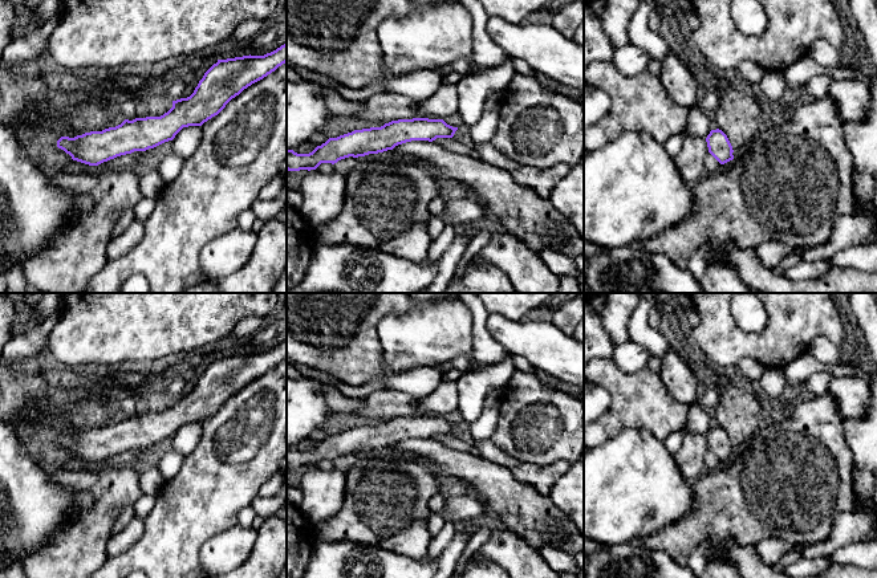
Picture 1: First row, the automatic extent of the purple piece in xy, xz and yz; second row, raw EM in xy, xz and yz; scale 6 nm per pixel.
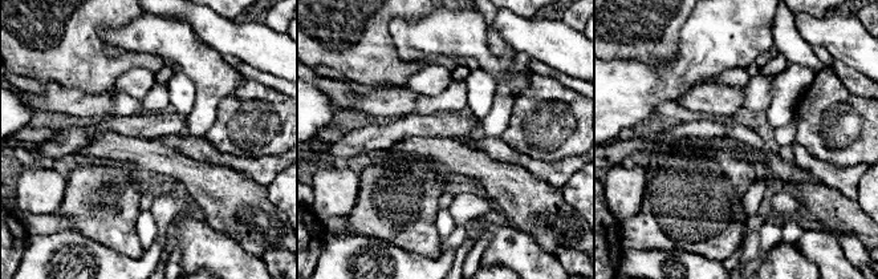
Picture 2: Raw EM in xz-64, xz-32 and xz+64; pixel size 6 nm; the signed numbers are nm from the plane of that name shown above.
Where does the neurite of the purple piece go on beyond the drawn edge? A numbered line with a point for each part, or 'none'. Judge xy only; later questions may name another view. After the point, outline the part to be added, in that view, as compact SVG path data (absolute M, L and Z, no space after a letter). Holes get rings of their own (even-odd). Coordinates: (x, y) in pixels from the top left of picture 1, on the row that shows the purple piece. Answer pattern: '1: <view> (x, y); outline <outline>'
none

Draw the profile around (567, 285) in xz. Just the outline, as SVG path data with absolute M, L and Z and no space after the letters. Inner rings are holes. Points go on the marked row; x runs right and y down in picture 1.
M560 277L559 293L581 293L581 289L576 278Z

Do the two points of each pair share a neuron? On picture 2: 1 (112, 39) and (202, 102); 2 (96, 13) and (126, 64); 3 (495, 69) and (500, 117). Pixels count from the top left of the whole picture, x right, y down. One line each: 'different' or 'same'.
1: same
2: same
3: same

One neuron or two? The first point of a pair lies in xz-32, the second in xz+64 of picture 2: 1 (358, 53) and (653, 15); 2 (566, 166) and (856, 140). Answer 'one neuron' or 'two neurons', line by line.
1: one neuron
2: two neurons

